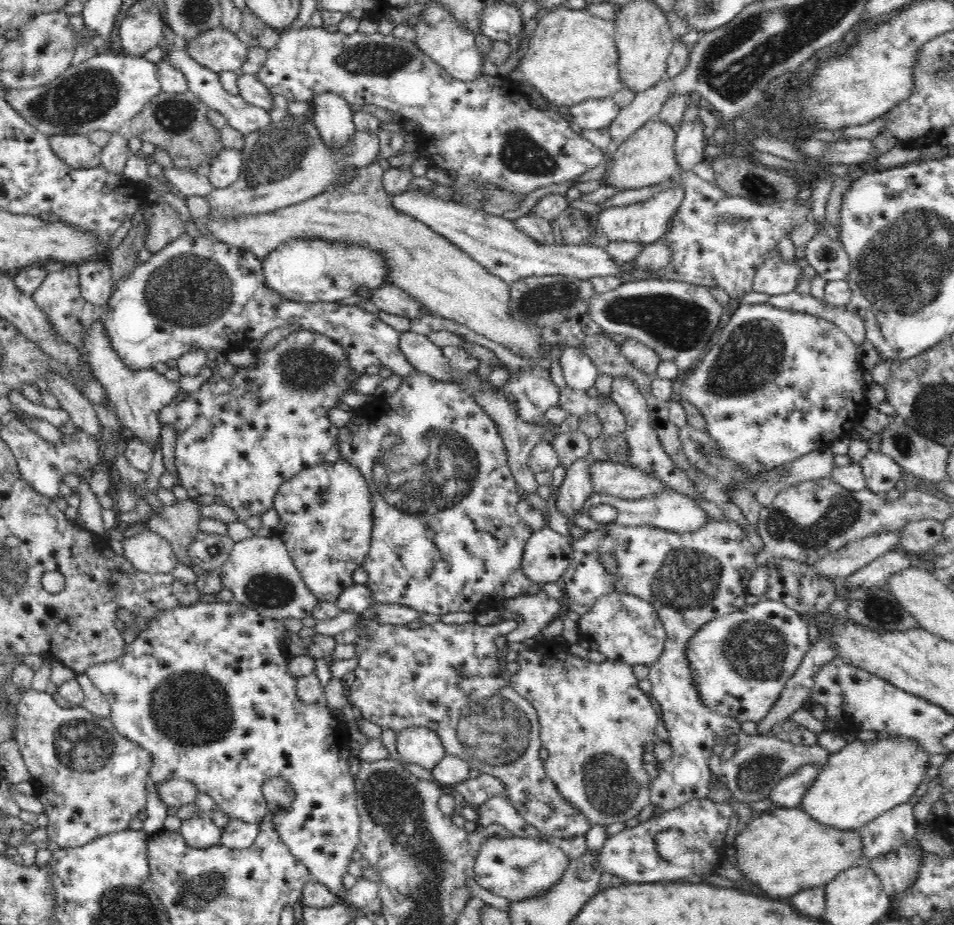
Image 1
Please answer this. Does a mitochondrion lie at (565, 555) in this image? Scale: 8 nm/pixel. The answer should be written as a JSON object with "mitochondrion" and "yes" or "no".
{"mitochondrion":"no"}

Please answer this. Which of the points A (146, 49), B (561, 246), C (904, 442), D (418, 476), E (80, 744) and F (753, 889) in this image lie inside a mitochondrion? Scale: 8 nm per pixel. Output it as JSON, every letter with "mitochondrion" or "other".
{"A":"other","B":"other","C":"mitochondrion","D":"mitochondrion","E":"mitochondrion","F":"other"}

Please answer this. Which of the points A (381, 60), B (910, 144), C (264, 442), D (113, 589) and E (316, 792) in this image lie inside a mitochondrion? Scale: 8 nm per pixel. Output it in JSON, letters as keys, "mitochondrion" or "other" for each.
{"A":"mitochondrion","B":"other","C":"other","D":"other","E":"other"}

